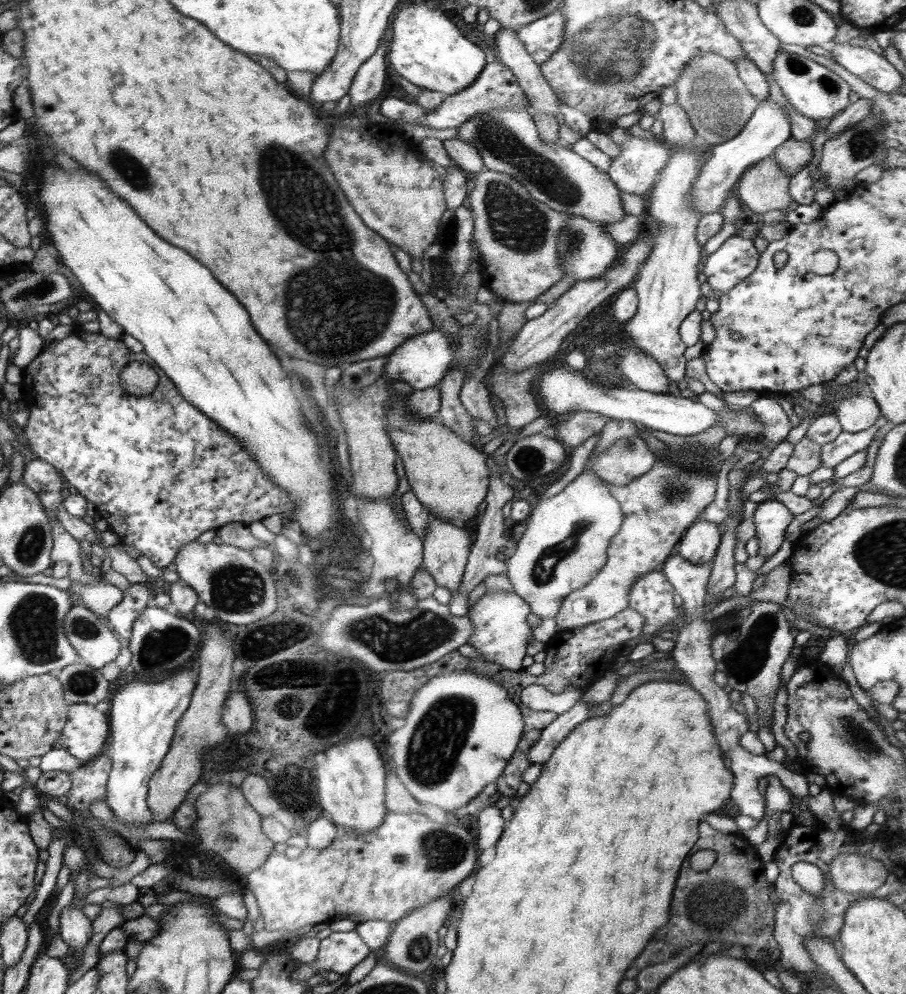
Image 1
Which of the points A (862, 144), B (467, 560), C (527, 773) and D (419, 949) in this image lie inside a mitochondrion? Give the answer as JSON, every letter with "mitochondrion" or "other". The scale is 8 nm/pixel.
{"A":"mitochondrion","B":"other","C":"other","D":"mitochondrion"}

